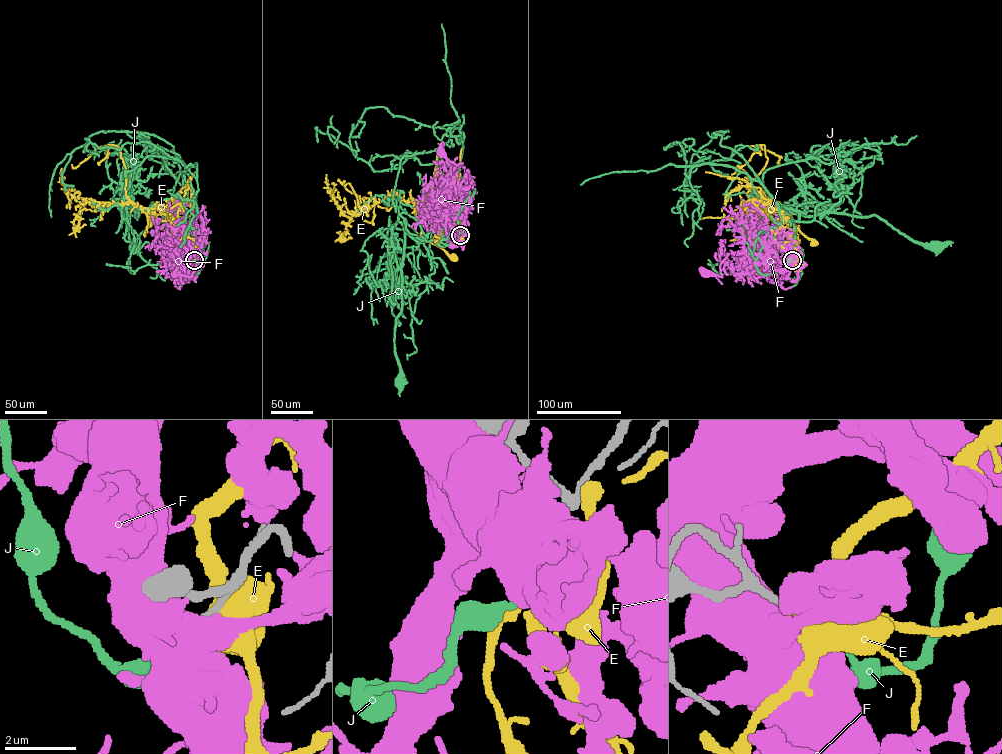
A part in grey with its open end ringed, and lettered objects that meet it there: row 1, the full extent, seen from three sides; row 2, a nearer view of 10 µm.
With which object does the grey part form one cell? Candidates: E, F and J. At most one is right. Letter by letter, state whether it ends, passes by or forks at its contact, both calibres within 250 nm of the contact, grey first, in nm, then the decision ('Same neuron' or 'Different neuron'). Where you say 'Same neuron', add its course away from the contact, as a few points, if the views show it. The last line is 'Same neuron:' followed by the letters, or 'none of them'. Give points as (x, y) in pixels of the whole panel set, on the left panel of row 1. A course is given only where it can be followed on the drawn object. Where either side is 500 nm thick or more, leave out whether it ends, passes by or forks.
E: Thickness 240 nm (grey) against 550 nm. Different neuron
F: Thickness 240 nm (grey) against 700 nm. Different neuron
J: It ends there. Thickness 200 nm (grey) against 240 nm. Same neuron. Its course: (194, 260), (168, 212), (158, 221), (143, 209), (136, 217), (130, 216), (128, 236), (135, 247)
Same neuron: J

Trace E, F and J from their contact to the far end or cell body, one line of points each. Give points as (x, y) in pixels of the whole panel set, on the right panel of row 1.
E: (792, 260), (797, 254), (793, 246), (794, 236), (780, 210), (770, 206), (767, 209), (785, 216), (814, 242)
F: (792, 260), (771, 260), (764, 252), (751, 256), (734, 252), (721, 263), (721, 276), (706, 274)
J: (793, 260), (794, 228), (785, 212), (798, 221), (799, 213), (790, 209), (877, 216), (936, 247)

